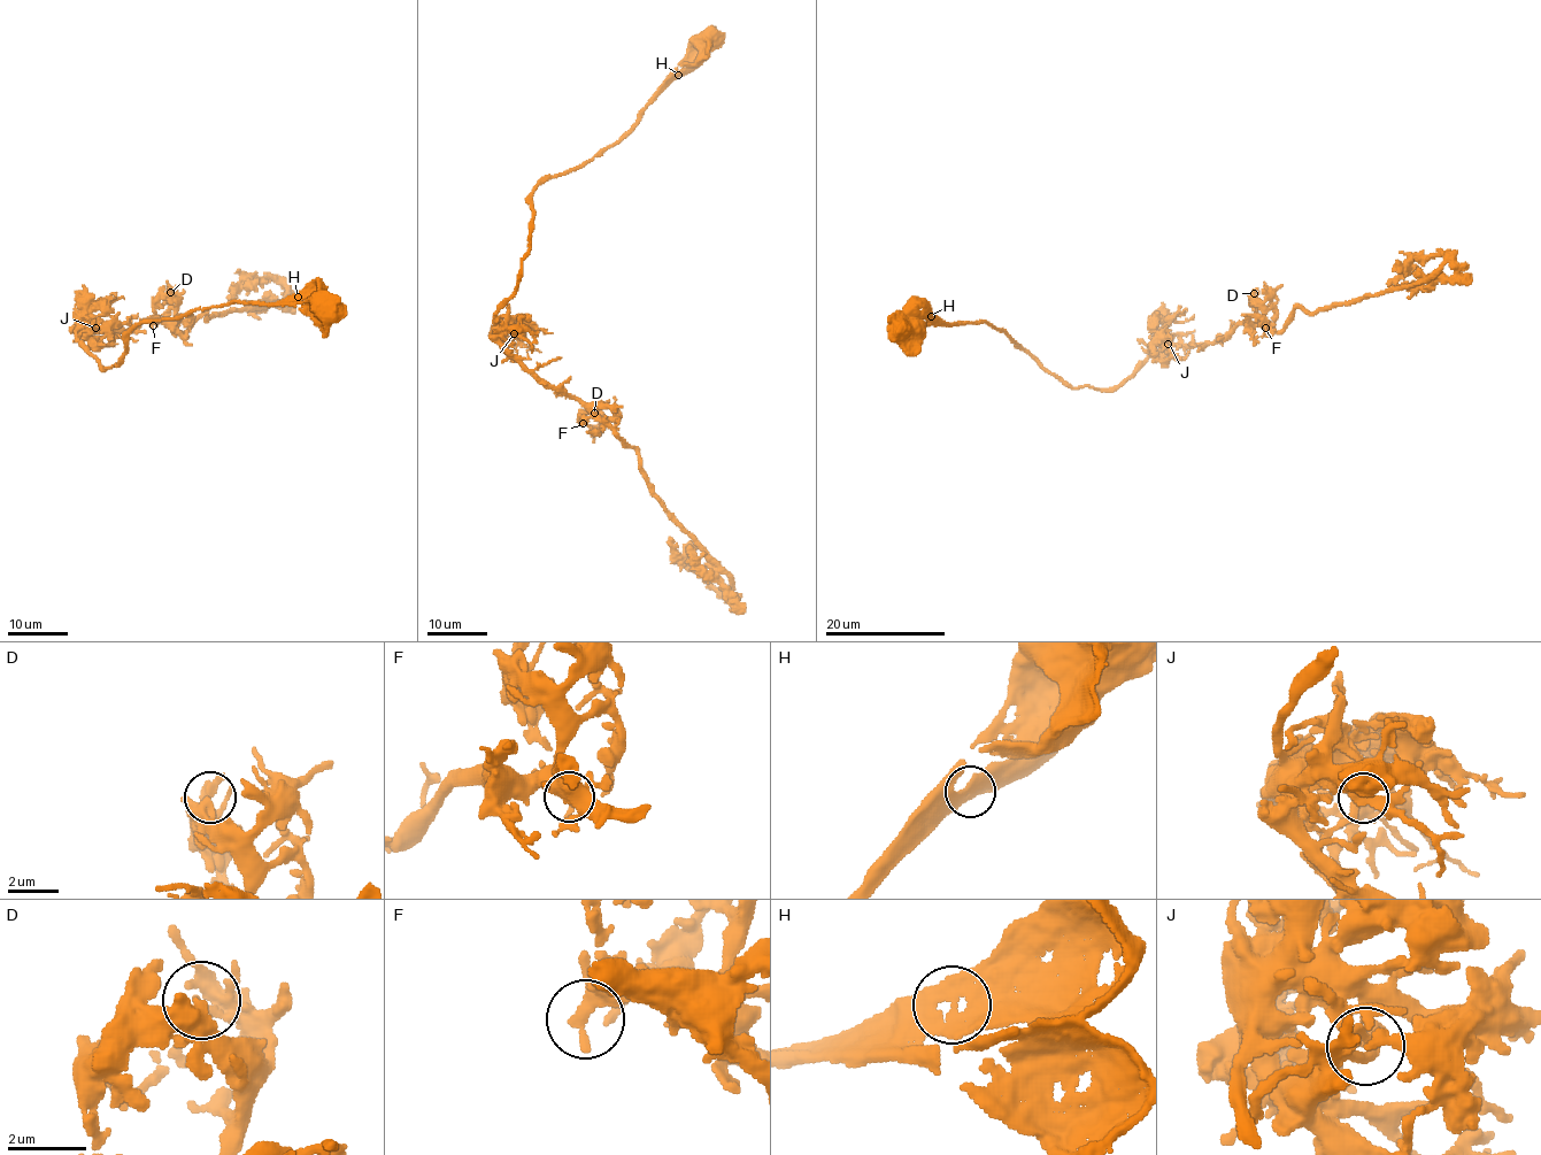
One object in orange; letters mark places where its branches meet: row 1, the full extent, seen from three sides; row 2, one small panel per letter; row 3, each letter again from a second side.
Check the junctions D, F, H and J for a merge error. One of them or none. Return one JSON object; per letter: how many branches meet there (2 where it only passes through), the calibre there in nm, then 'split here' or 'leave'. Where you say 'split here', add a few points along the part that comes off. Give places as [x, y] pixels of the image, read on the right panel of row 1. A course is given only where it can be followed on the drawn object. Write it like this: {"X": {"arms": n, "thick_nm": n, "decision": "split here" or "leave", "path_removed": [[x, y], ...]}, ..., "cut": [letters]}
{"D": {"arms": 2, "thick_nm": 360, "decision": "leave"}, "F": {"arms": 2, "thick_nm": 320, "decision": "leave"}, "H": {"arms": 2, "thick_nm": 360, "decision": "leave"}, "J": {"arms": 2, "thick_nm": 360, "decision": "leave"}, "cut": []}

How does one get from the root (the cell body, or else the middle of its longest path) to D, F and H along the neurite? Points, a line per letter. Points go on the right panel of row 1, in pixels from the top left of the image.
D: (899, 330), (922, 317), (987, 322), (1073, 387), (1117, 389), (1158, 343), (1222, 340), (1256, 323), (1254, 293)
F: (899, 330), (922, 317), (987, 322), (1073, 387), (1117, 389), (1158, 343), (1222, 340), (1239, 324), (1265, 328)
H: (899, 330), (931, 316)

